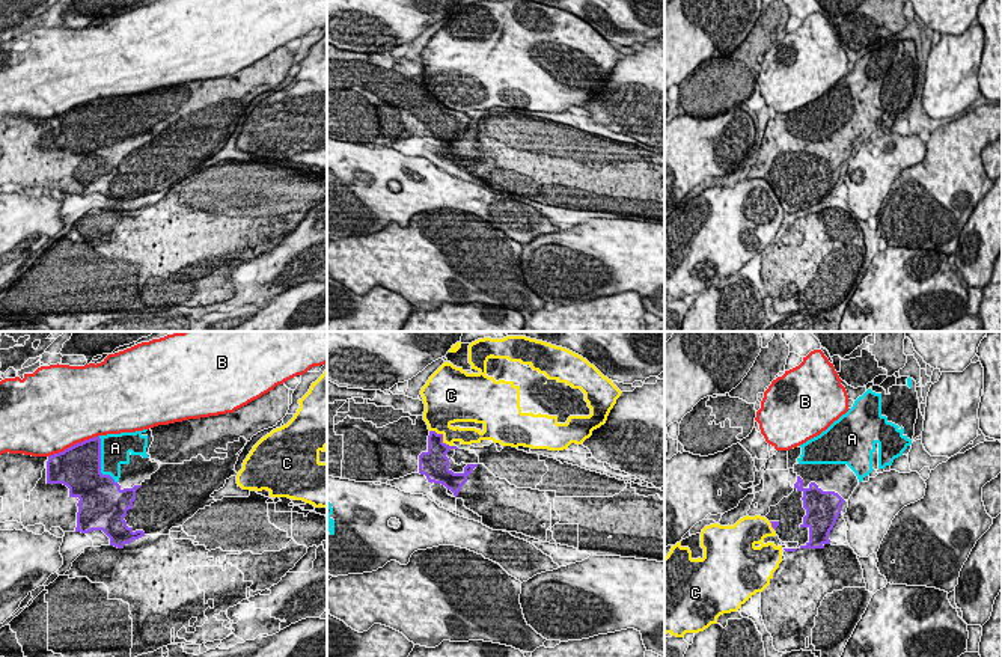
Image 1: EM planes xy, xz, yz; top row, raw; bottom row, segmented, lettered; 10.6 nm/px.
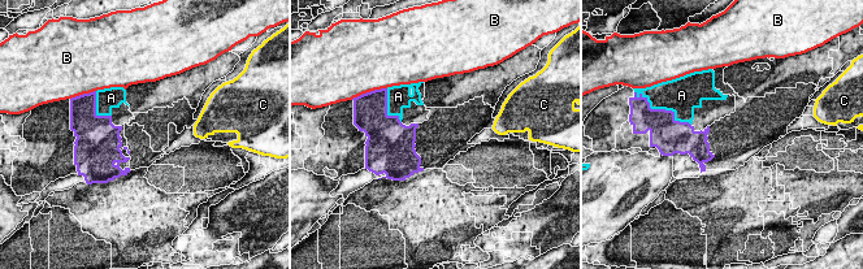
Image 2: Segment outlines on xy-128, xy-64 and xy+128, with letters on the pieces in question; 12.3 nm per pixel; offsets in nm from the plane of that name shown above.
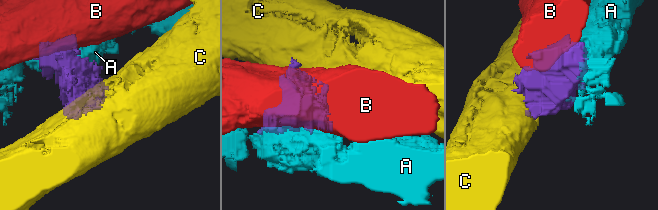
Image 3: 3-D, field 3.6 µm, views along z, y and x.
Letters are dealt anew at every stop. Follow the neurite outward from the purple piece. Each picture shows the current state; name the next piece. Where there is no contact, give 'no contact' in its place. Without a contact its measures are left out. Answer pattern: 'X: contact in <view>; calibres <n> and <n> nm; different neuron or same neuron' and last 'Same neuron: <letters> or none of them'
A: contact in xy; calibres 480 and 320 nm; same neuron
B: contact in xy; calibres 480 and 480 nm; different neuron
C: contact in xz; calibres 240 and 320 nm; different neuron
Same neuron: A

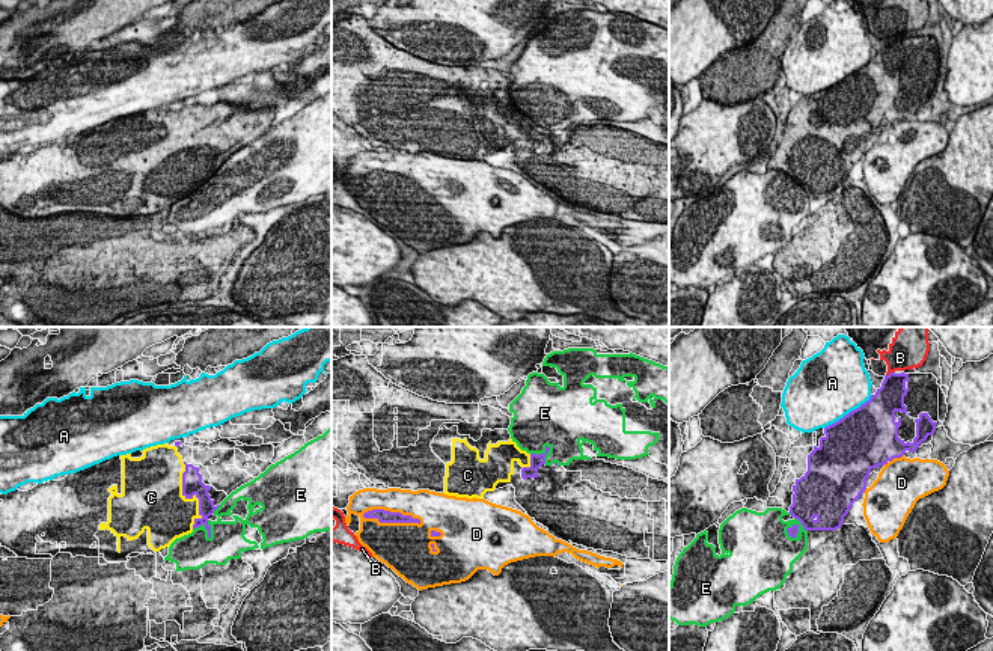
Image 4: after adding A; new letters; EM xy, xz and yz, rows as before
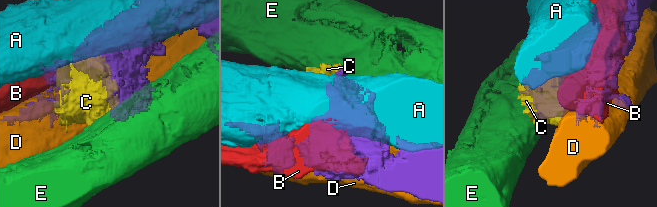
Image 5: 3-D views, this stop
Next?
A: contact in yz; calibres 500 and 480 nm; different neuron
B: contact in yz; calibres 280 and 320 nm; different neuron
C: contact in xy; calibres 220 and 460 nm; same neuron
D: contact in xz; calibres 130 and 480 nm; different neuron
E: contact in xy; calibres 170 and 340 nm; different neuron
Same neuron: C

